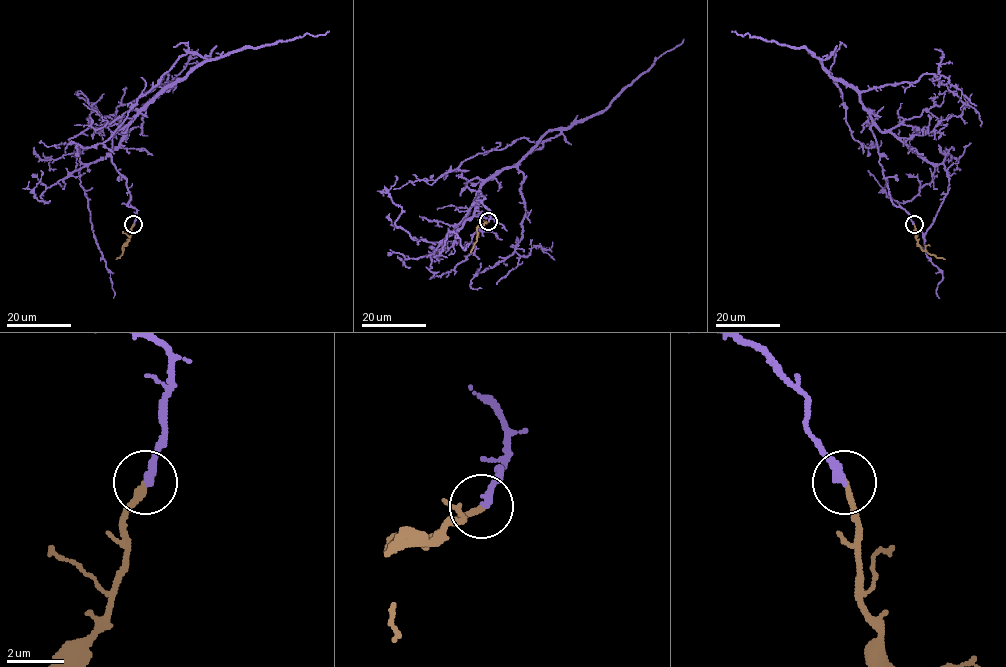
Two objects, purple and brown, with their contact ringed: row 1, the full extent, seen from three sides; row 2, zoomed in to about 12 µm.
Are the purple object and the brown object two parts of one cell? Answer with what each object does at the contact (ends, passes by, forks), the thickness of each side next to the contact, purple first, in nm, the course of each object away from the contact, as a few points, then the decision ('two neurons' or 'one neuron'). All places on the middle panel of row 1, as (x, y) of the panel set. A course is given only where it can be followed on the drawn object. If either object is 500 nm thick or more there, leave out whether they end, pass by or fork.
purple ends; brown ends; calibres 260 and 200 nm; course purple (488, 221), (485, 198), (467, 183), (513, 167), (544, 134), (560, 131), (393, 189); course brown (488, 221), (477, 228), (477, 241), (470, 252); one neuron

